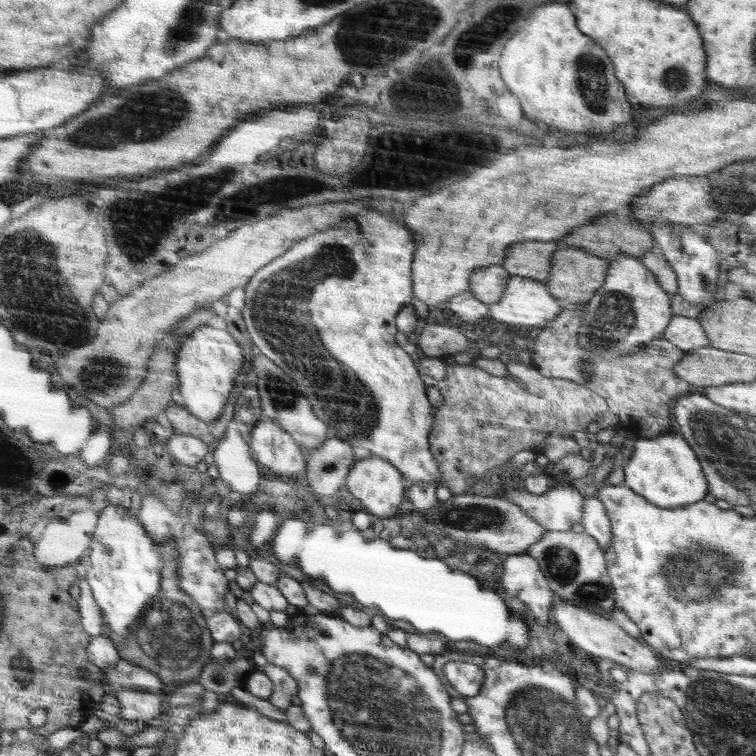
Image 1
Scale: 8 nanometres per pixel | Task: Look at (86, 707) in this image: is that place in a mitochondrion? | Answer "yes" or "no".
no

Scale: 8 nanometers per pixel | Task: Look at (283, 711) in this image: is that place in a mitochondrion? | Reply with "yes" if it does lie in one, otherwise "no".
no

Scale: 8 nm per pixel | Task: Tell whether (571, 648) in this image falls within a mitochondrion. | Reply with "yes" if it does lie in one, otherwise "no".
no

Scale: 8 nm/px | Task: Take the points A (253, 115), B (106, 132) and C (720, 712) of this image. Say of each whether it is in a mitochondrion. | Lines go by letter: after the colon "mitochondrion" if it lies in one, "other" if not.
A: other
B: mitochondrion
C: mitochondrion

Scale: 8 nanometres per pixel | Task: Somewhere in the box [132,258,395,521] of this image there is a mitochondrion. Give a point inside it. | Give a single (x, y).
(282, 395)

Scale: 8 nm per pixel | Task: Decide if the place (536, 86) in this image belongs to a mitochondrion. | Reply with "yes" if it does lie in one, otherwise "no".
no

